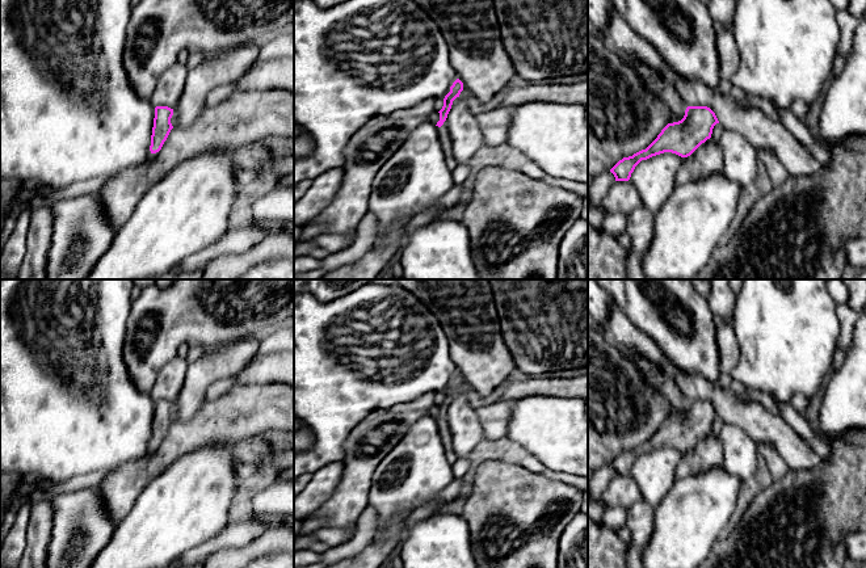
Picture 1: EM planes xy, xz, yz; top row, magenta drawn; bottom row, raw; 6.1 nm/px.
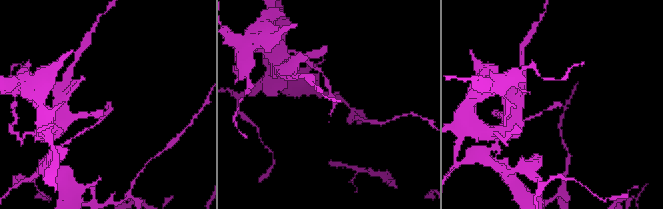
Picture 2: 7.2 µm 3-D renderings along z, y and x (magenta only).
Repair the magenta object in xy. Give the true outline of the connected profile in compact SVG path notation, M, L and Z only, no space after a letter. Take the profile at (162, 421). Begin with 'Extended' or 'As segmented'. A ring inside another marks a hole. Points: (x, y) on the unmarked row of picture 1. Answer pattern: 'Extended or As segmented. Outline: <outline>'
As segmented. Outline: M156 400L154 421L151 429L151 447L156 447L161 443L164 436L167 434L171 424L173 422L171 412L173 409L173 403L168 400Z

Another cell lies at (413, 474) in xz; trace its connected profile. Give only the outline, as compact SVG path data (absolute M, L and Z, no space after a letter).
M430 415L417 420L402 441L382 459L373 475L369 506L378 512L377 531L399 514L434 504L441 492L455 479L436 420Z

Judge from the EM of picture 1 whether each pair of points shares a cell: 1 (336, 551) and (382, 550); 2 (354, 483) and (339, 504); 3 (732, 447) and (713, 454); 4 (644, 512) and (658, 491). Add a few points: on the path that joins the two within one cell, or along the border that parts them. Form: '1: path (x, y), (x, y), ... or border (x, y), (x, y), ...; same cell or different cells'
1: border (375, 534), (356, 554); different cells
2: path (353, 488), (344, 499); same cell
3: border (718, 437), (722, 445), (723, 465); different cells
4: border (640, 497), (654, 508); different cells

